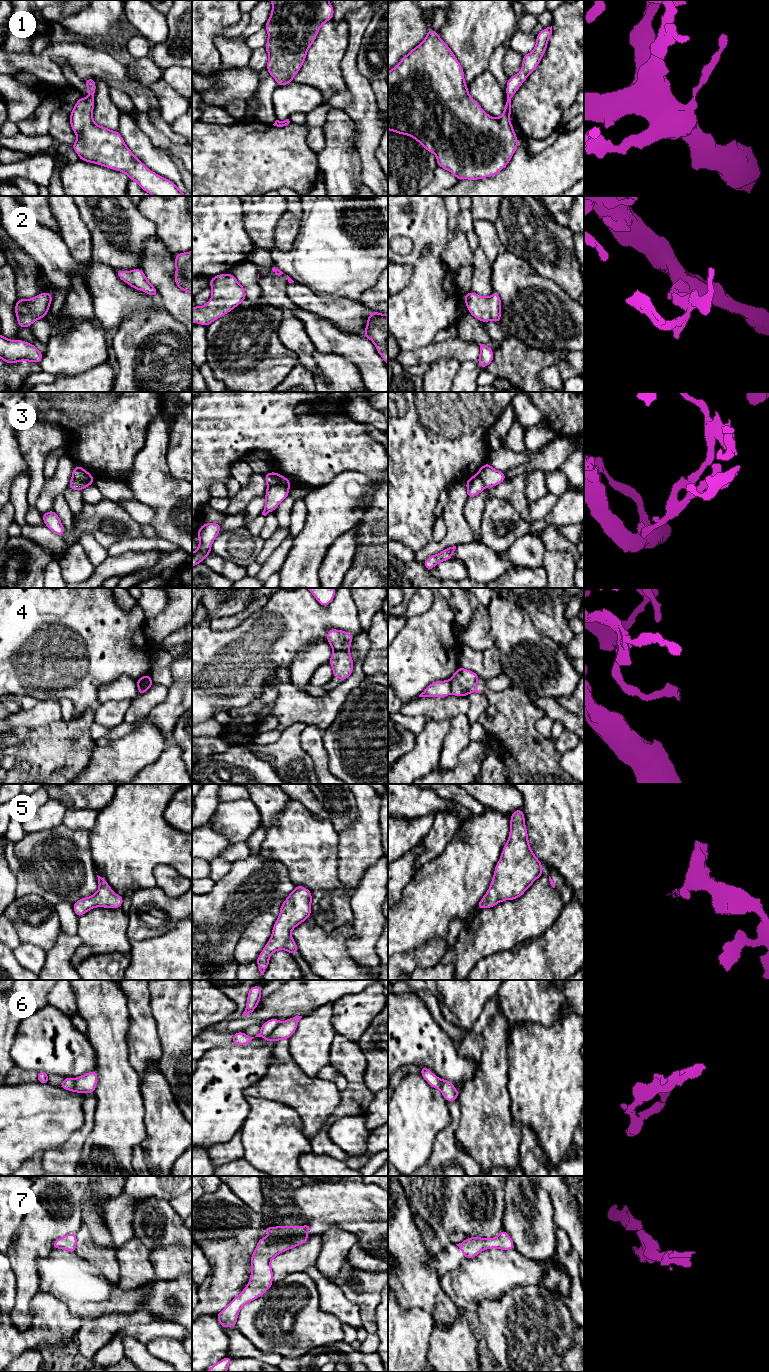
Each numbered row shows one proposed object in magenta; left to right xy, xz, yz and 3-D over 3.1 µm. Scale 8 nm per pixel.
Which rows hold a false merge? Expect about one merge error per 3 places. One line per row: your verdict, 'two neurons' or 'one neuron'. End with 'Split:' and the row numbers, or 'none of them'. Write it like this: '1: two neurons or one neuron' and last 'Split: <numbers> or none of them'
1: one neuron
2: one neuron
3: two neurons
4: two neurons
5: one neuron
6: two neurons
7: one neuron
Split: 3, 4, 6

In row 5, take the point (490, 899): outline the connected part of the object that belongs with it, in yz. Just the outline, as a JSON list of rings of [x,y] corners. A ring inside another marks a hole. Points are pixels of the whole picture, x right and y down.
[[[517,809],[511,814],[509,838],[495,866],[490,887],[476,908],[491,908],[499,902],[515,900],[542,875],[542,862],[529,845],[523,810]]]

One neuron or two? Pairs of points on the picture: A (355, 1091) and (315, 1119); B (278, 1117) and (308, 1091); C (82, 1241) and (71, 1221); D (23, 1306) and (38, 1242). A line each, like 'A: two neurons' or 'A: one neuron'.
A: two neurons
B: two neurons
C: two neurons
D: one neuron

